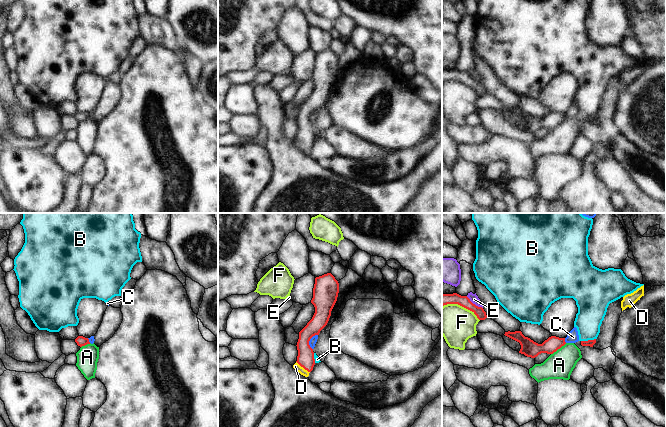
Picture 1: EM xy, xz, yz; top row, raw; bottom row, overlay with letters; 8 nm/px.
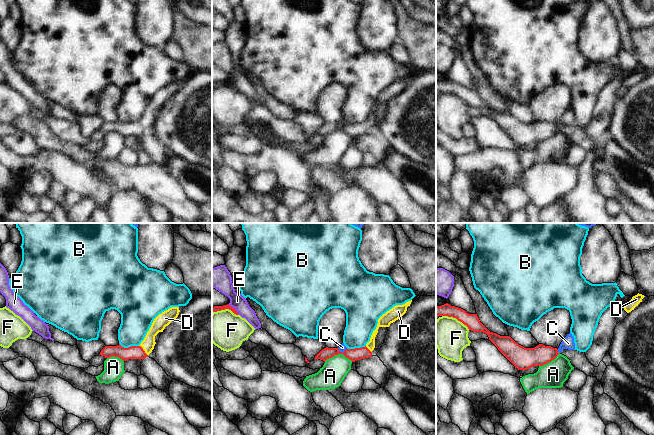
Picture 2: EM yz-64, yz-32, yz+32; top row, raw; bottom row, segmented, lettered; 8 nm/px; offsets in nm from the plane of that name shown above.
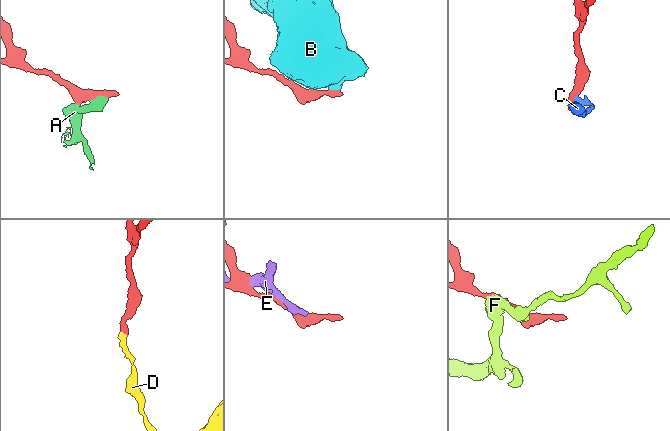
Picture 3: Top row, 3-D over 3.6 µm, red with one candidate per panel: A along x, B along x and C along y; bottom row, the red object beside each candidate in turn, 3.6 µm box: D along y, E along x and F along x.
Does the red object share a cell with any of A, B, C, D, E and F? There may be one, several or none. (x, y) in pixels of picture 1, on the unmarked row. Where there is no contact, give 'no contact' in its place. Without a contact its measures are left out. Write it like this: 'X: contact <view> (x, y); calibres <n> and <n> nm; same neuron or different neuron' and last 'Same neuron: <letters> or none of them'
A: contact yz (558, 124); calibres 140 and 220 nm; different neuron
B: contact yz (588, 116); calibres 50 and 220 nm; different neuron
C: contact xz (309, 116); calibres 140 and 60 nm; different neuron
D: contact xz (303, 143); calibres 140 and 60 nm; same neuron
E: contact yz (474, 80); calibres 90 and 70 nm; different neuron
F: contact yz (461, 81); calibres 100 and 300 nm; different neuron
Same neuron: D

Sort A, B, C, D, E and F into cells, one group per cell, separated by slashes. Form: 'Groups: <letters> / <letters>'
Groups: A C / B / D / E / F

